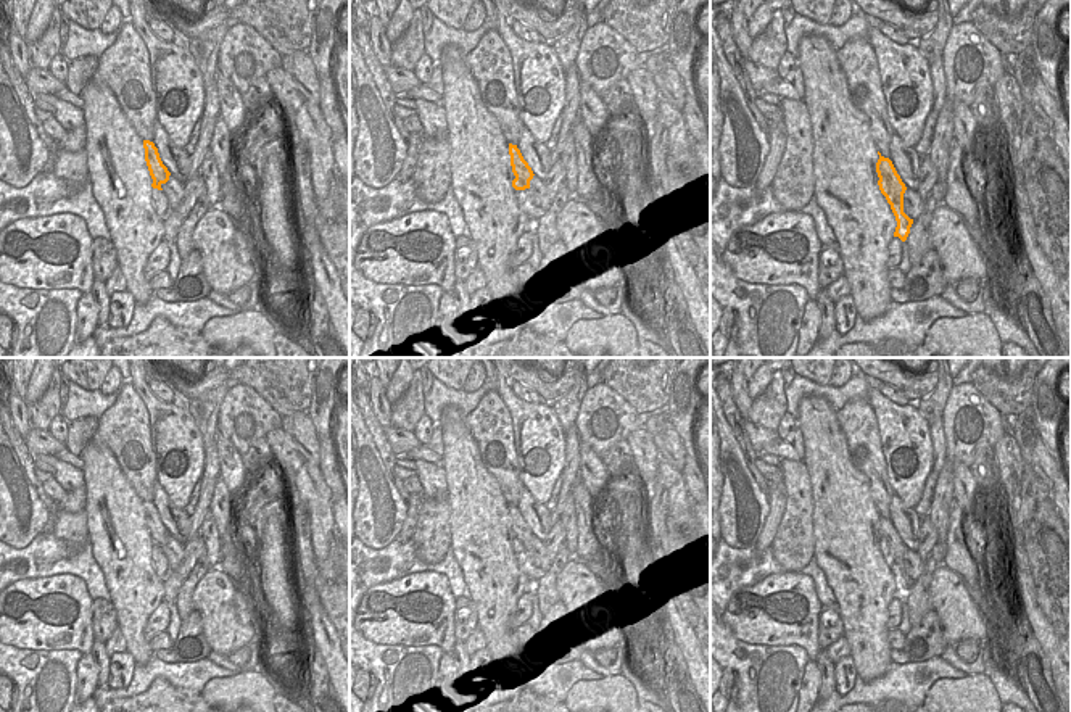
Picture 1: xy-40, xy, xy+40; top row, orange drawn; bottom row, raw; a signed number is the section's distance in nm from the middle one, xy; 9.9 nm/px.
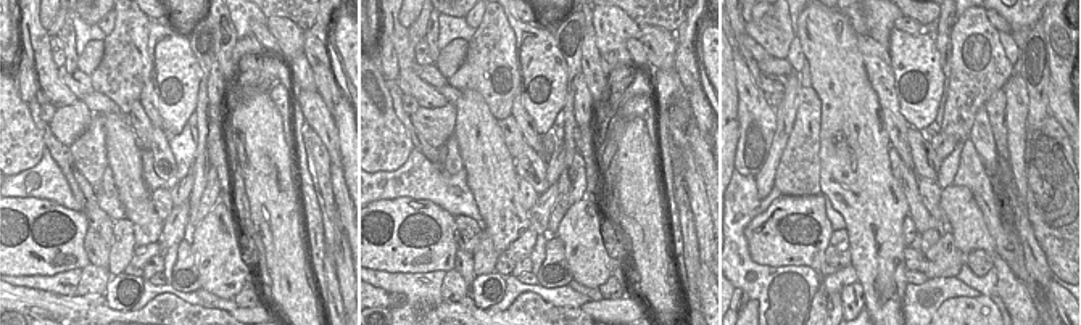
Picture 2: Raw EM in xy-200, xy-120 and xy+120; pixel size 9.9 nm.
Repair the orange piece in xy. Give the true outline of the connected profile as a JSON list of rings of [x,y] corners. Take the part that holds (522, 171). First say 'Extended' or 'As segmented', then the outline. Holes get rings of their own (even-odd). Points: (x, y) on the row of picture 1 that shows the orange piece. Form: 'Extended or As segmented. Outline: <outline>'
As segmented. Outline: [[[509,143],[511,166],[515,179],[512,180],[512,187],[515,190],[530,188],[530,180],[533,179],[533,171],[528,163],[523,159],[517,145]]]

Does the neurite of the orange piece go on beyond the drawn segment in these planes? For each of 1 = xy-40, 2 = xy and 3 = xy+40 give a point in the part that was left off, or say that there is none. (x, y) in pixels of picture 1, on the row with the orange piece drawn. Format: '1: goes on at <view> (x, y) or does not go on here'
1: does not go on here
2: does not go on here
3: does not go on here

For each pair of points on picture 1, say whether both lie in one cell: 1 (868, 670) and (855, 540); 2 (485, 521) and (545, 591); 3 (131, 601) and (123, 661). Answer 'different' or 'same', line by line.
1: same
2: different
3: different

